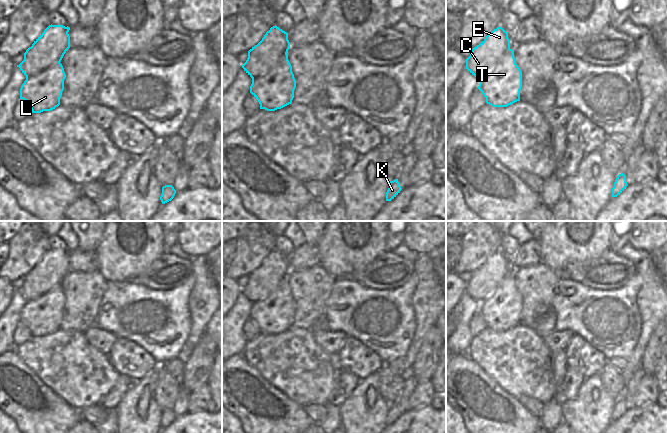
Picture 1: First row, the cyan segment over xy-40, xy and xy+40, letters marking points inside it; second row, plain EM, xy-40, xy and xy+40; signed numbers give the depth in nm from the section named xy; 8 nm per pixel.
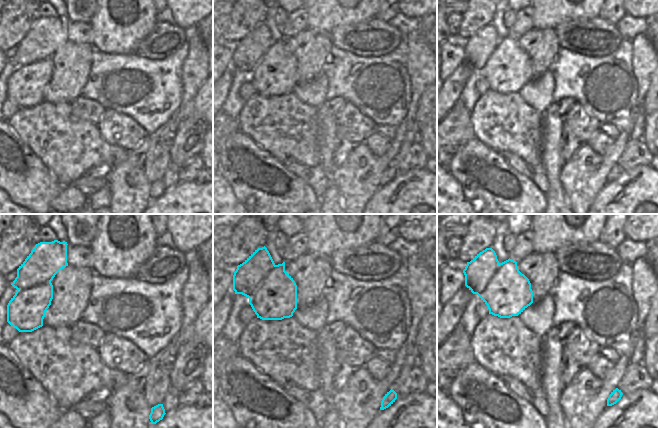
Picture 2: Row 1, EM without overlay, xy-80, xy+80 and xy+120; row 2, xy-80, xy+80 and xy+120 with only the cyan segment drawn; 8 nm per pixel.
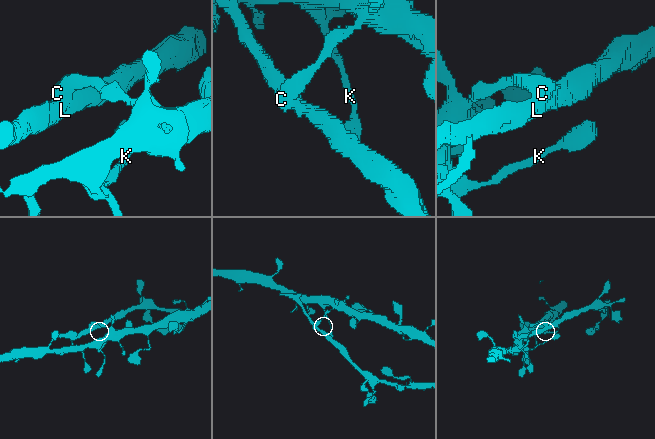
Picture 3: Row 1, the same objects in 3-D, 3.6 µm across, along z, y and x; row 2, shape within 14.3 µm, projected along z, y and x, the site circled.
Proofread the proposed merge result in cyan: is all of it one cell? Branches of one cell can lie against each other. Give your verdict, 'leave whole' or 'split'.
split

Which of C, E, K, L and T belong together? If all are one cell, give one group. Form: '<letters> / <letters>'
C E K / L T

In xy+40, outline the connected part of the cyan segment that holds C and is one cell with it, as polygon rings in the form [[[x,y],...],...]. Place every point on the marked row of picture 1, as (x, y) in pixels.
[[[497,27],[472,49],[470,56],[466,59],[466,69],[481,79],[496,67],[509,50],[508,33],[502,27]]]

